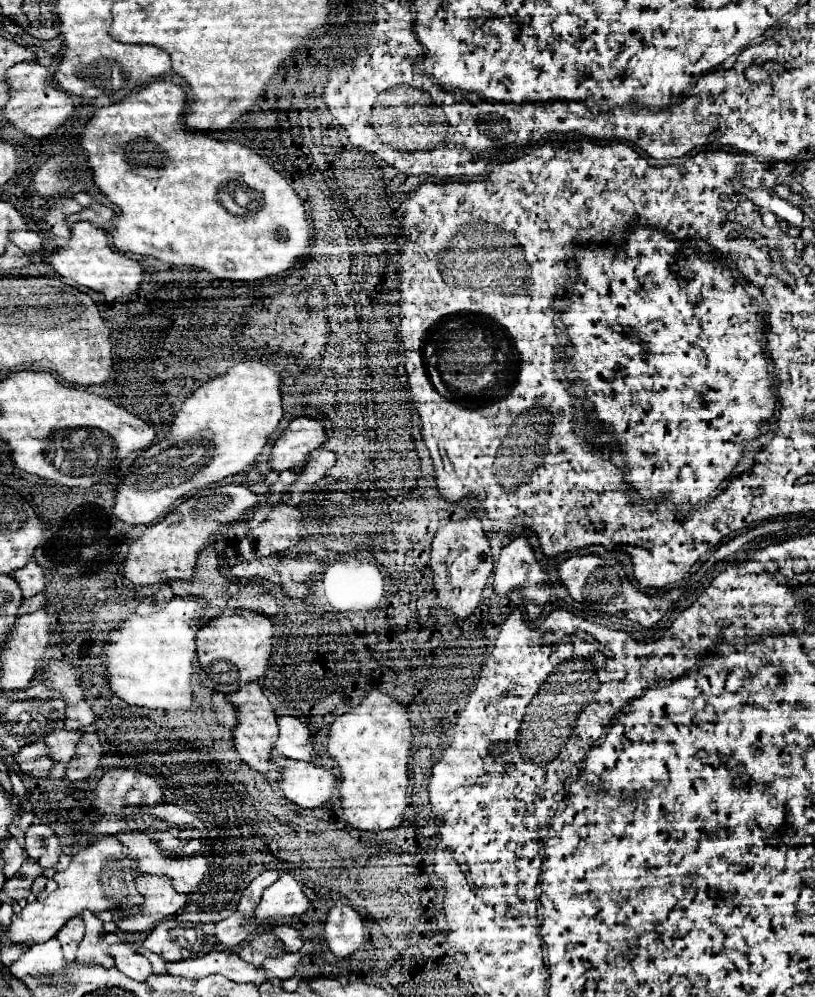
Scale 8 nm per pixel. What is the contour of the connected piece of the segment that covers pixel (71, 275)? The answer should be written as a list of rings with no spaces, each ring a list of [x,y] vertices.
[[[74,223],[70,229],[72,229],[72,235],[68,245],[58,247],[50,255],[44,255],[44,261],[52,265],[52,269],[58,275],[76,281],[82,287],[104,293],[106,303],[114,303],[118,297],[136,293],[142,281],[142,267],[138,261],[130,261],[128,257],[116,253],[116,249],[108,245],[106,233],[96,229],[92,223]]]

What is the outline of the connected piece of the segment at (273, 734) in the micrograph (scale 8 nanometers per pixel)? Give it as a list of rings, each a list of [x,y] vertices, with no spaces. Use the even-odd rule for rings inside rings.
[[[250,683],[244,685],[244,689],[228,695],[228,701],[236,707],[236,725],[232,729],[232,741],[236,751],[240,753],[242,761],[246,761],[252,769],[266,773],[270,777],[276,777],[272,773],[280,773],[280,767],[274,765],[270,759],[270,753],[274,749],[274,743],[278,739],[278,723],[276,723],[276,713],[270,705],[270,701],[266,699],[266,695],[262,693],[258,683]]]

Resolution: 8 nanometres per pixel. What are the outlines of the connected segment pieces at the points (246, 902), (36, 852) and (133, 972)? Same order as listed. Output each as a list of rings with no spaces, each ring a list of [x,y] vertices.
[[[264,871],[262,875],[258,875],[258,877],[248,885],[248,889],[242,893],[240,903],[238,903],[236,909],[238,909],[240,913],[244,913],[246,919],[254,917],[254,909],[258,907],[258,901],[262,899],[262,891],[264,891],[268,885],[272,885],[278,877],[280,877],[280,871]]]
[[[30,825],[26,831],[26,851],[40,867],[54,867],[62,855],[58,837],[48,825]]]
[[[122,943],[112,945],[112,947],[108,947],[106,953],[108,953],[108,957],[114,959],[116,967],[134,981],[144,981],[152,973],[150,961],[128,945],[122,945]]]

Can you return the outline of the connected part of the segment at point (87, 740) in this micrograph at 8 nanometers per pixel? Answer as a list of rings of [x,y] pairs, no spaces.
[[[86,733],[80,737],[78,745],[76,745],[76,753],[70,759],[70,763],[66,765],[66,779],[68,781],[78,781],[78,779],[86,779],[90,777],[98,763],[102,759],[102,745],[98,741],[96,733]]]

